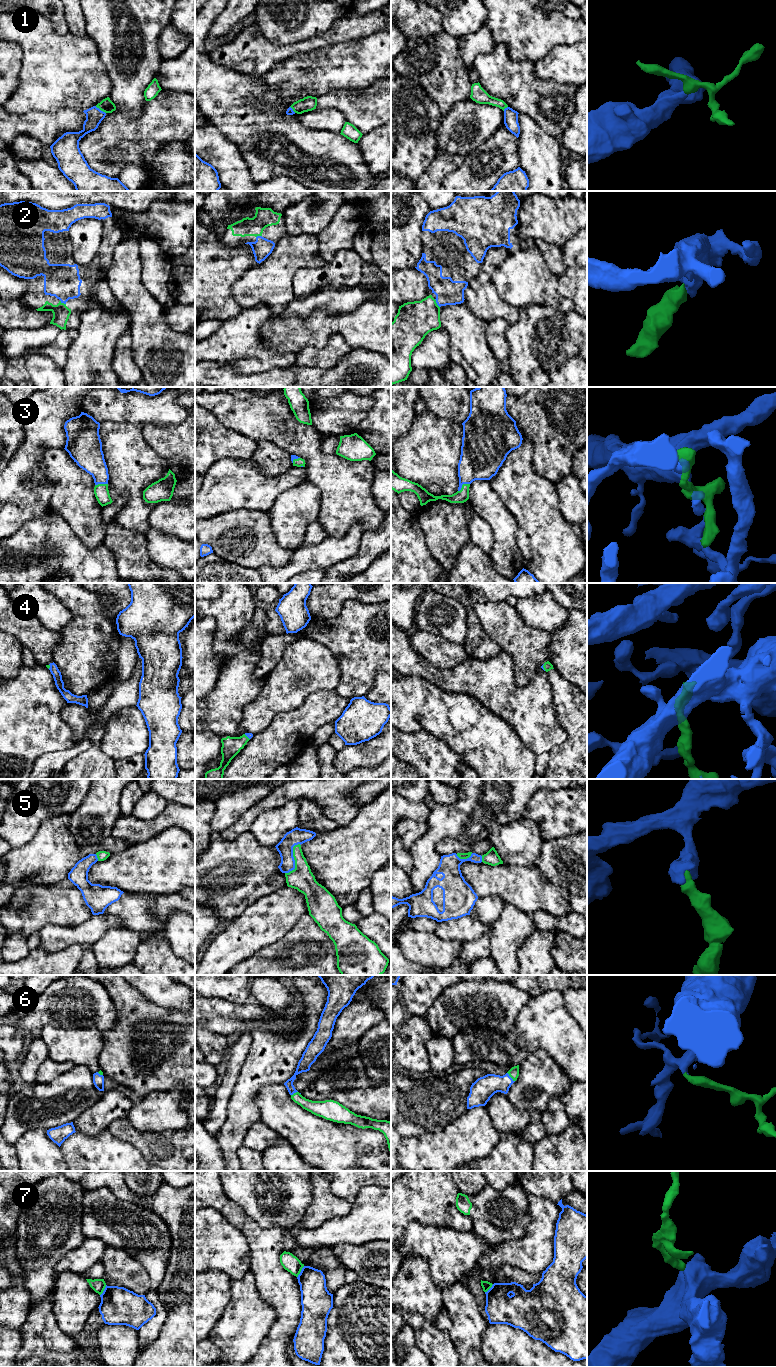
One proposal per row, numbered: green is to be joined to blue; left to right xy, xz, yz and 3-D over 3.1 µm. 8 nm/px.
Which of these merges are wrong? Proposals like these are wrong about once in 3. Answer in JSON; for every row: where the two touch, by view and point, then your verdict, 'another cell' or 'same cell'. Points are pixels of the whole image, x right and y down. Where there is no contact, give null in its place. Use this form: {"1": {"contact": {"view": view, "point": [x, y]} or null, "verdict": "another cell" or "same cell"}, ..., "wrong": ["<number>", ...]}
{"1": {"contact": {"view": "xy", "point": [99, 109]}, "verdict": "another cell"}, "2": {"contact": {"view": "yz", "point": [436, 302]}, "verdict": "same cell"}, "3": {"contact": {"view": "yz", "point": [462, 484]}, "verdict": "same cell"}, "4": {"contact": {"view": "yz", "point": [542, 667]}, "verdict": "same cell"}, "5": {"contact": {"view": "xz", "point": [293, 859]}, "verdict": "same cell"}, "6": {"contact": {"view": "yz", "point": [510, 1077]}, "verdict": "same cell"}, "7": {"contact": {"view": "xz", "point": [300, 1272]}, "verdict": "another cell"}, "wrong": ["1", "7"]}

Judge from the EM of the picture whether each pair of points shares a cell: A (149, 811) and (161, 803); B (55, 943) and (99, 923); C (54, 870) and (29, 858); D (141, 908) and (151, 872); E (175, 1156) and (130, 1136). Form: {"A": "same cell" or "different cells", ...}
{"A": "same cell", "B": "same cell", "C": "same cell", "D": "different cells", "E": "same cell"}

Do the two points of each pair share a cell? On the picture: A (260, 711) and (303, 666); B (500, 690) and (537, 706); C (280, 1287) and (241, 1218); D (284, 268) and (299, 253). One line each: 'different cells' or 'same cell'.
A: same cell
B: same cell
C: same cell
D: same cell

